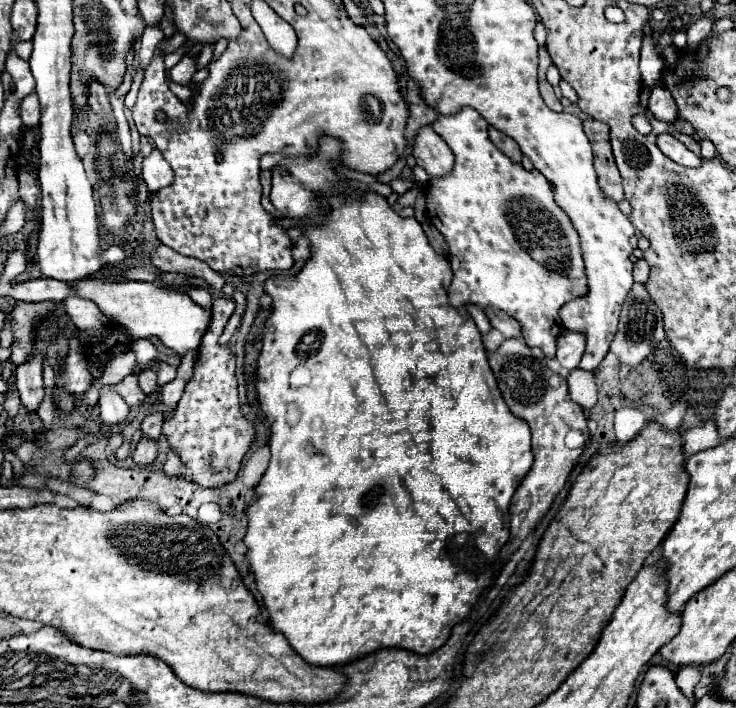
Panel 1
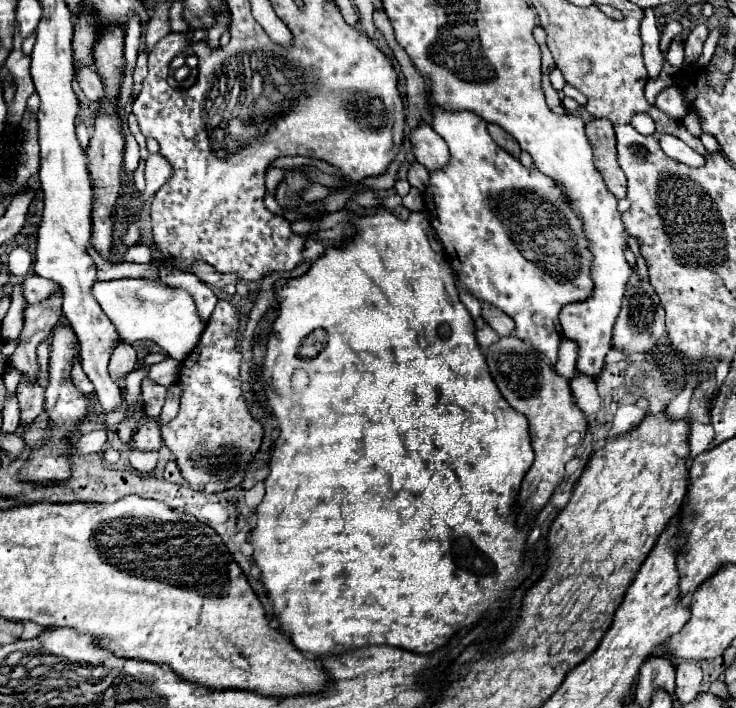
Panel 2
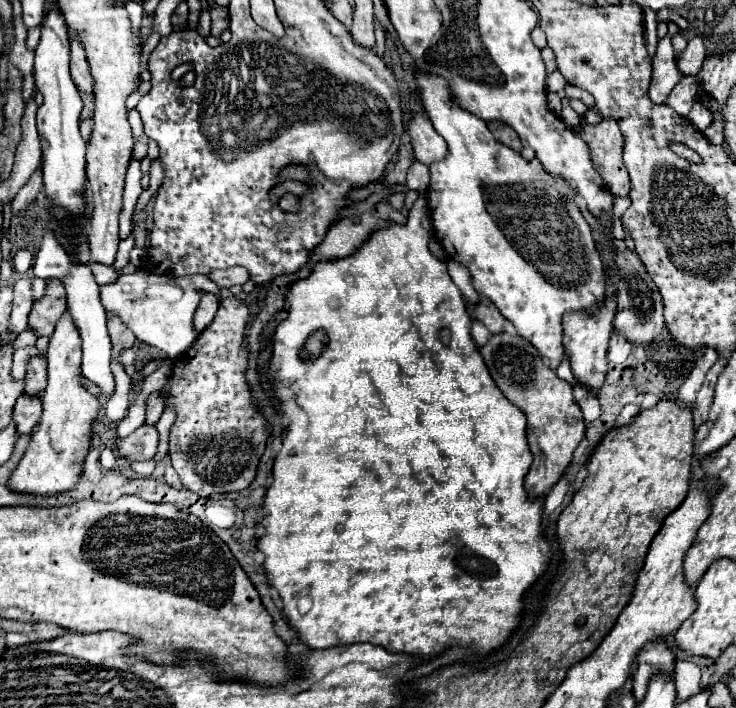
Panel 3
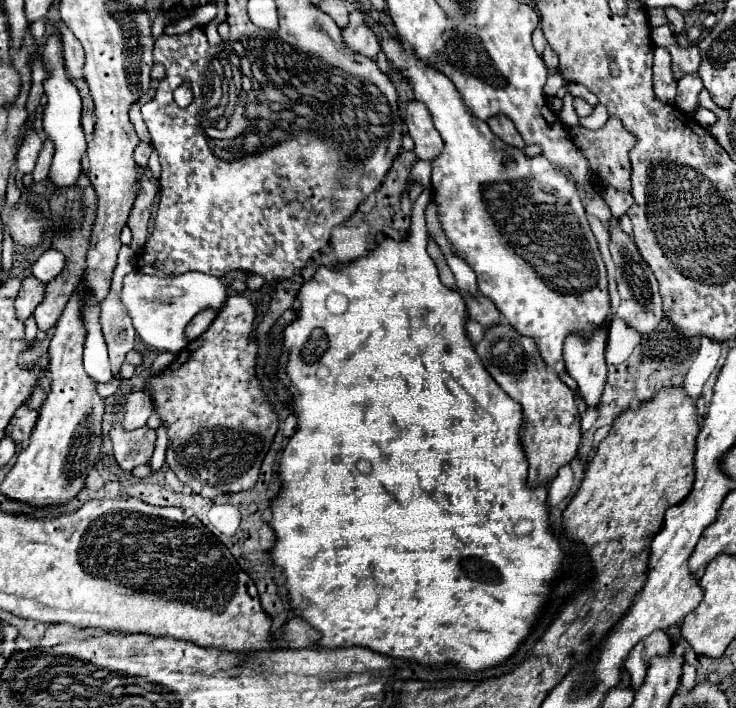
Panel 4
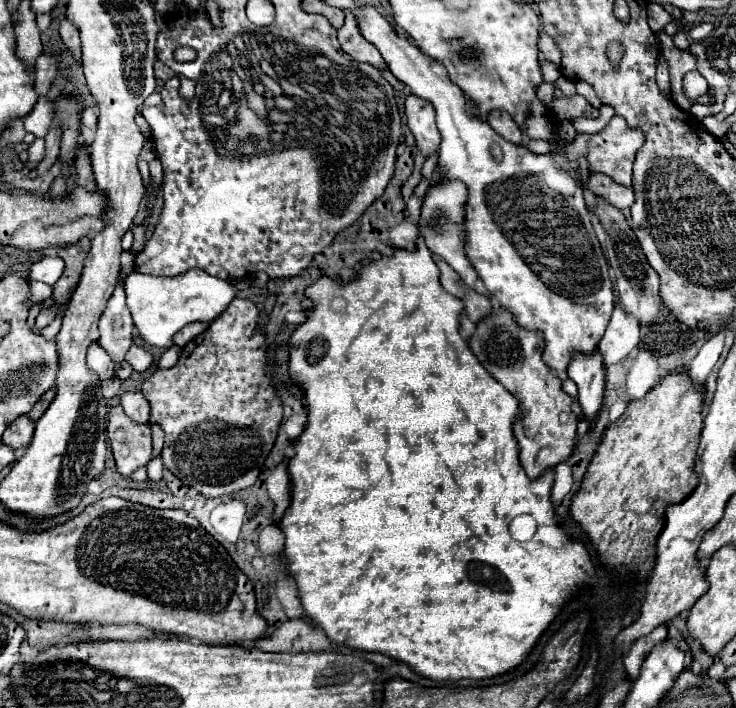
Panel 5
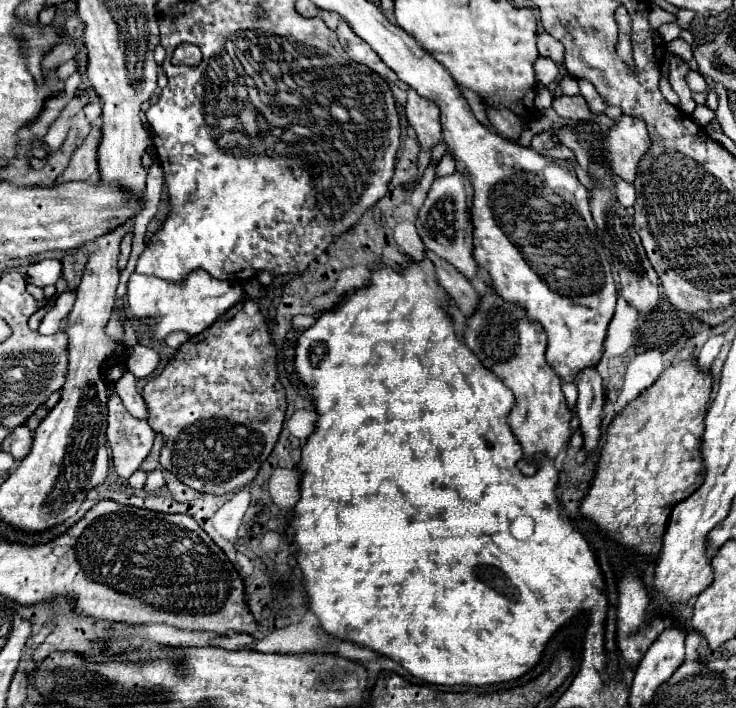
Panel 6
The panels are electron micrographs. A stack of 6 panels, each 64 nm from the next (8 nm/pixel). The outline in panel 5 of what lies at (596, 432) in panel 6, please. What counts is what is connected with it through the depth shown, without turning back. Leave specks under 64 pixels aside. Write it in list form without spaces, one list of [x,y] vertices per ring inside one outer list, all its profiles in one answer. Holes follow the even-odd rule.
[[[596,348],[590,354],[574,352],[568,364],[568,378],[578,384],[578,402],[582,406],[582,414],[588,420],[598,416],[604,398],[604,362],[602,354]]]

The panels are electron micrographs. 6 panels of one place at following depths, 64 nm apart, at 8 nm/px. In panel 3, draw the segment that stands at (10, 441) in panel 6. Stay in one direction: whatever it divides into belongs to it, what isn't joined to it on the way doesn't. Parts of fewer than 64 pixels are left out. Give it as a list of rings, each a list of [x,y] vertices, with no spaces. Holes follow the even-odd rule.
[[[22,394],[16,400],[14,406],[14,422],[16,422],[16,430],[20,434],[30,434],[32,428],[38,424],[42,416],[42,400],[40,396],[30,396],[30,394]]]

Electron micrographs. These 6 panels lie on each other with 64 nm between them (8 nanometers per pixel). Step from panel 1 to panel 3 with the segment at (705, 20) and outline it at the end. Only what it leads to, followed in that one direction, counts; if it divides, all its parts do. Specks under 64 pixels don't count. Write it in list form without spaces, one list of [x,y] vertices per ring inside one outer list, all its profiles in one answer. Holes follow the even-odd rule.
[[[696,34],[688,40],[688,46],[686,50],[678,56],[676,64],[680,68],[682,74],[690,74],[690,76],[696,76],[702,68],[702,62],[704,62],[704,54],[706,54],[706,48],[704,48],[704,34]]]

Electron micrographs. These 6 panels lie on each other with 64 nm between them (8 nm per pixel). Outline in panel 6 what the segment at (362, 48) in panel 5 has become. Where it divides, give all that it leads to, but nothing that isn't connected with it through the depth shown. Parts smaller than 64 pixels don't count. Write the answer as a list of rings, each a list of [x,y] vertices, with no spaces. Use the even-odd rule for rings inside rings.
[[[342,22],[342,26],[336,28],[336,34],[338,34],[338,40],[340,40],[342,48],[346,50],[346,54],[348,54],[354,62],[372,68],[374,72],[378,72],[378,74],[384,76],[386,80],[400,82],[400,80],[396,78],[396,74],[382,62],[382,58],[380,58],[362,38],[358,38],[358,36],[354,34],[354,30],[350,28],[350,24]]]

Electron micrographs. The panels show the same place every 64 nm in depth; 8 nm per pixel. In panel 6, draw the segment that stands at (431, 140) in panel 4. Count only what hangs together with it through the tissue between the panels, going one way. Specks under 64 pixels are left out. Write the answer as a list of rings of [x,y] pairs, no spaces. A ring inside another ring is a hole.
[[[412,88],[408,90],[406,118],[408,118],[410,126],[416,130],[422,150],[432,150],[442,140],[438,106],[434,102],[418,96],[416,90],[412,90]]]

